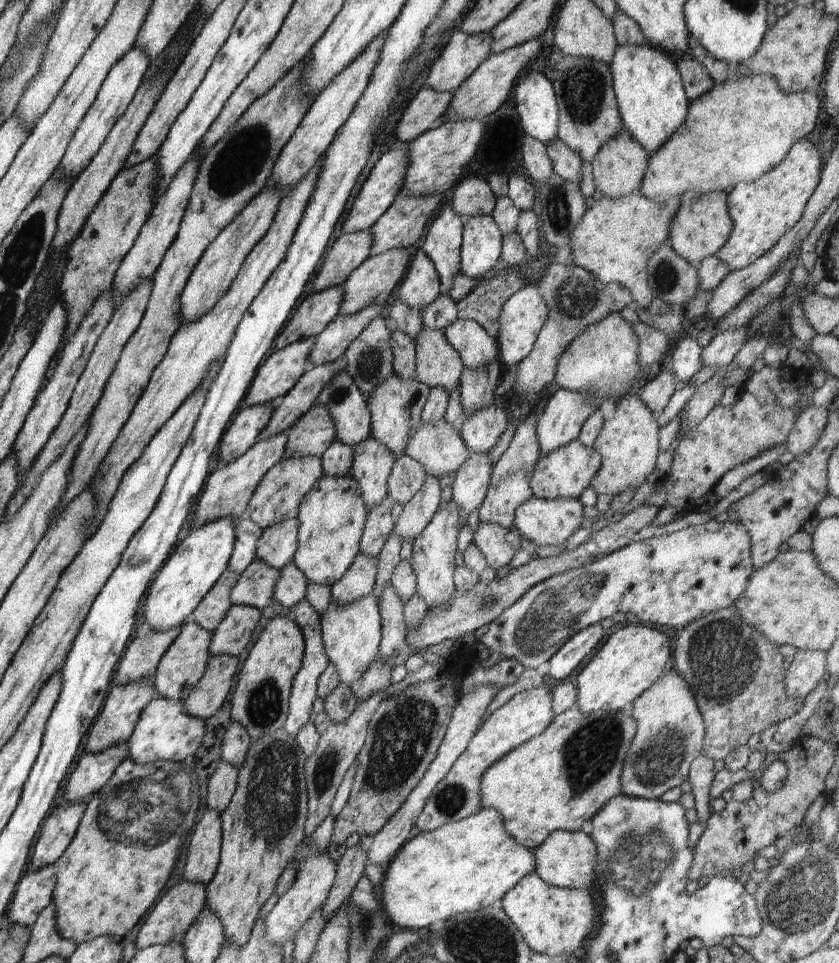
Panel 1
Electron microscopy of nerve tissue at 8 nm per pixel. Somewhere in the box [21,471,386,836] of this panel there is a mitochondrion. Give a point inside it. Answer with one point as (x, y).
(264, 706)

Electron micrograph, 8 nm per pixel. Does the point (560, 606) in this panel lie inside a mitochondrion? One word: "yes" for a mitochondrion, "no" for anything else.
yes

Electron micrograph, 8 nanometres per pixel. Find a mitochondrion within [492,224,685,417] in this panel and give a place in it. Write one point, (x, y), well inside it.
(575, 298)

